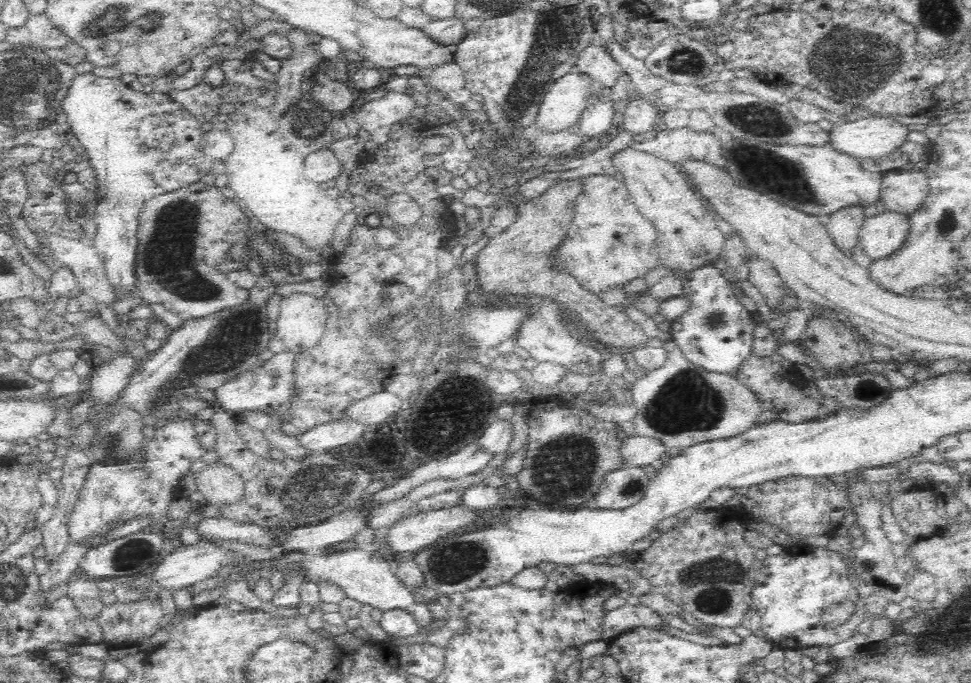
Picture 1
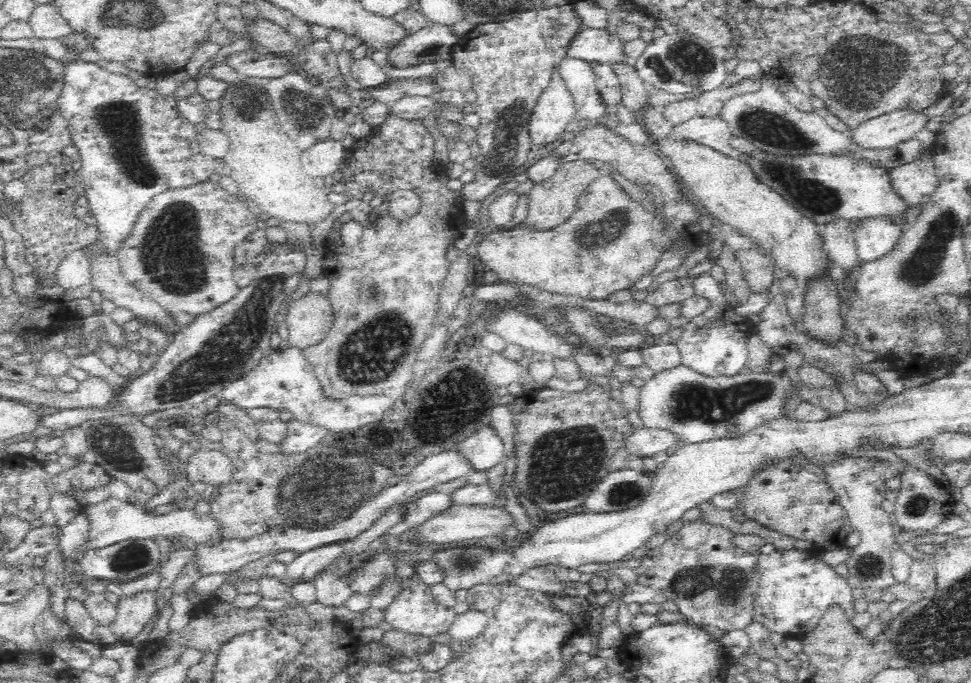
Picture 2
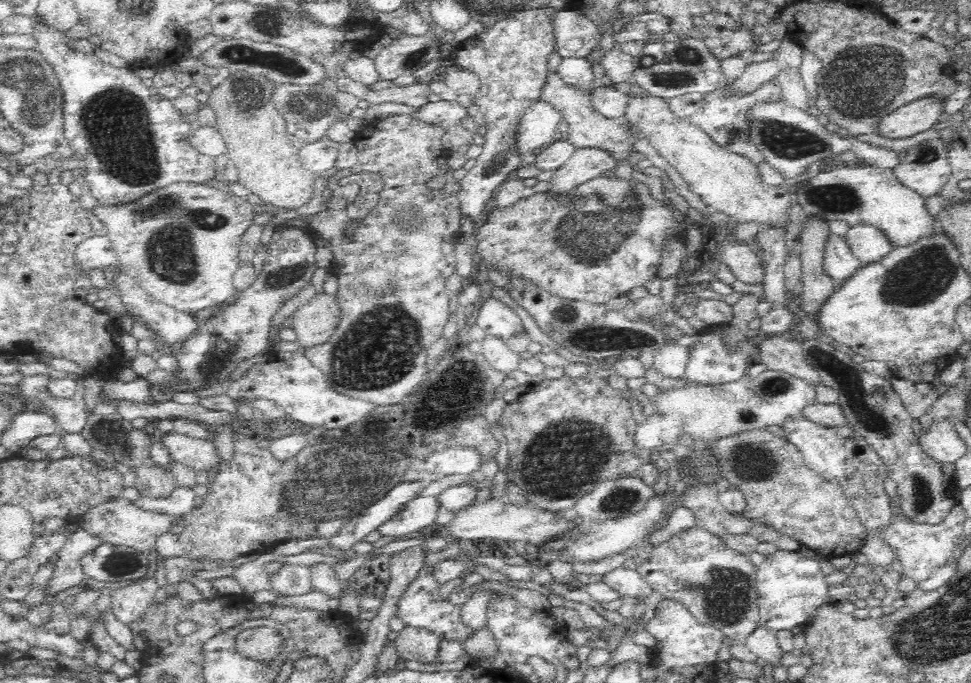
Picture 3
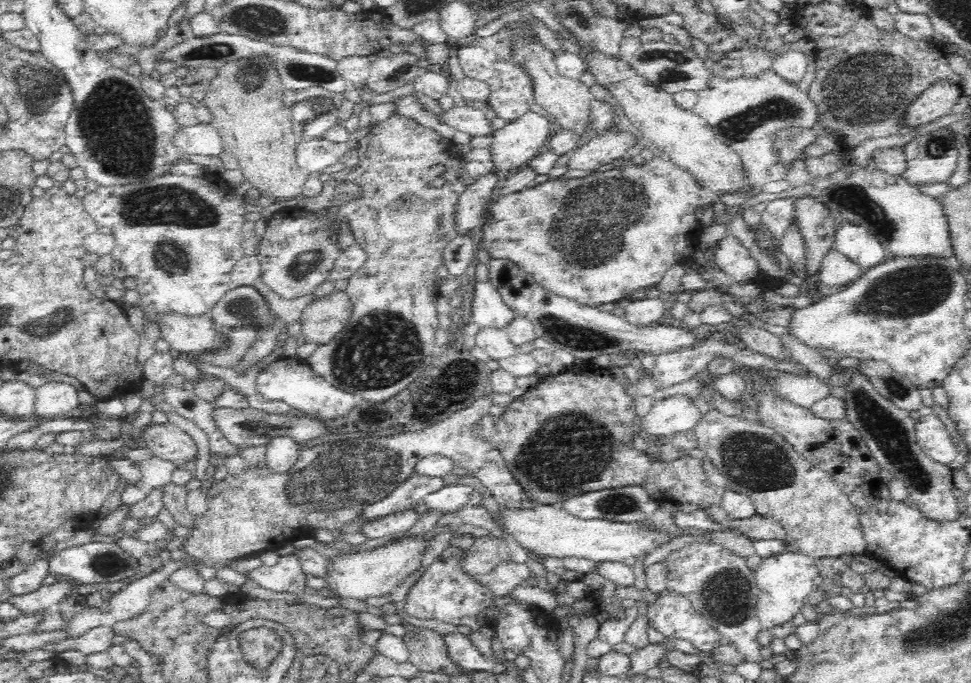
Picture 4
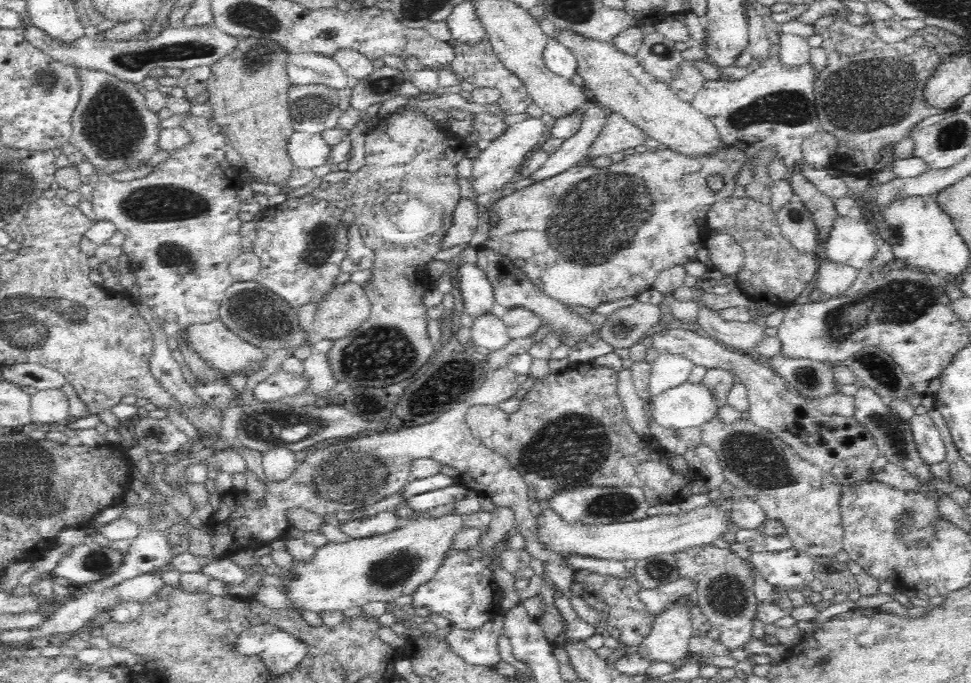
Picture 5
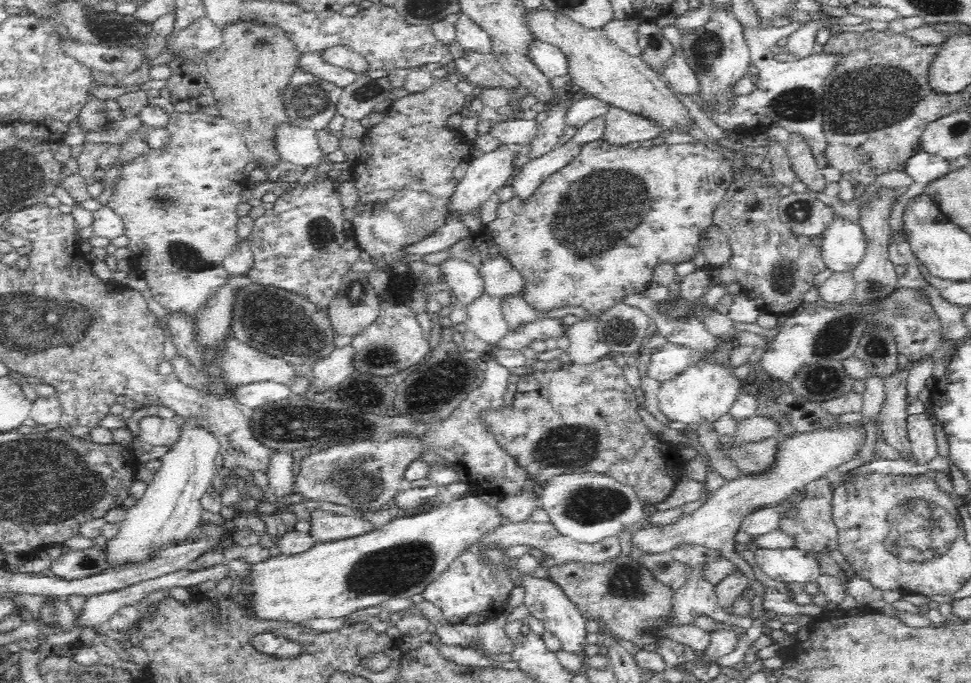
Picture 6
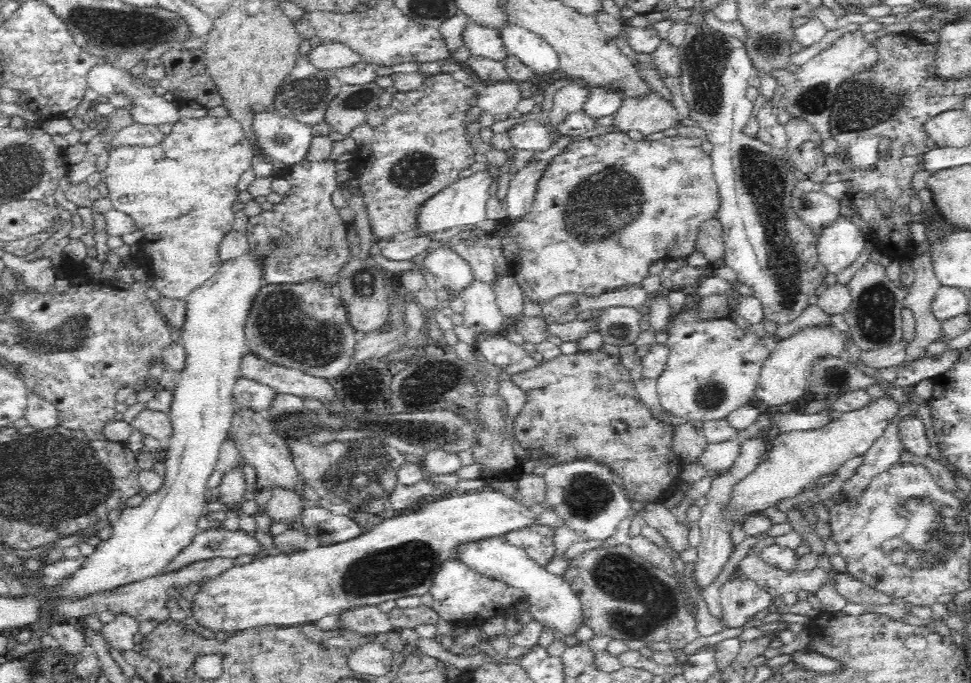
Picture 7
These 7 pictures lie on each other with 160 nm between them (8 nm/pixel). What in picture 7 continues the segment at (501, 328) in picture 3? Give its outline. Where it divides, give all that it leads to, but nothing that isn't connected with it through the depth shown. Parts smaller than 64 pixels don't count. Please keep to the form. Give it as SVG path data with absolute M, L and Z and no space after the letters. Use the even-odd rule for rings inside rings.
M441 237L434 239L434 243L427 249L428 255L420 263L420 266L428 269L436 278L443 280L448 290L455 289L458 292L462 292L475 280L473 269L466 260L452 252L448 247L448 241L443 241L443 239Z

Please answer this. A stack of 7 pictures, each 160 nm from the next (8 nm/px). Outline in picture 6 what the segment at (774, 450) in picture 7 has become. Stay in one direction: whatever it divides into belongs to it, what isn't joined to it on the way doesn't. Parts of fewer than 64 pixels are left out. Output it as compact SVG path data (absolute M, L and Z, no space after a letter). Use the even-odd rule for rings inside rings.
M848 424L846 428L830 430L824 428L814 430L810 434L794 434L792 438L780 438L776 462L768 472L739 476L736 480L726 481L700 508L690 514L682 514L670 524L664 523L664 526L660 526L646 522L642 530L632 532L630 546L646 554L671 553L674 548L680 546L705 546L710 550L718 550L752 580L750 592L762 598L762 583L749 563L737 553L738 548L735 546L734 536L738 533L742 520L754 510L779 504L799 490L804 483L822 478L840 464L852 460L865 439L866 431L862 424Z

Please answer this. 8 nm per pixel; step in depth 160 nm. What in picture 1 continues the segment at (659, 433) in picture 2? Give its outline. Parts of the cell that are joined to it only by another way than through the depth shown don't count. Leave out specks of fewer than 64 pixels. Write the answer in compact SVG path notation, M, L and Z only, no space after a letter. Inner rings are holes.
M636 434L627 436L620 449L624 465L636 468L659 465L669 454L657 438L644 438Z

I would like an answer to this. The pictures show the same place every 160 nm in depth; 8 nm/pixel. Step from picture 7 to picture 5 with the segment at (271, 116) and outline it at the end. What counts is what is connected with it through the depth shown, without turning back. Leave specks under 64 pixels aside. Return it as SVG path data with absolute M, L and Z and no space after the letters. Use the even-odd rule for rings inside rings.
M294 131L288 142L288 153L298 168L318 168L326 165L332 146L321 135Z

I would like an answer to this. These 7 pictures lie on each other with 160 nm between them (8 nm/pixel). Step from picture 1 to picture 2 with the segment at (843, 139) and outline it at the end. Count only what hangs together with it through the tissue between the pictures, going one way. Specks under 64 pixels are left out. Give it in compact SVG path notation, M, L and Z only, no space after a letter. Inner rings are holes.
M897 110L886 115L873 118L855 127L849 127L848 133L851 142L859 146L860 150L886 150L886 148L894 148L906 140L916 138L915 135L922 129L935 125L922 111L914 112L913 110Z

